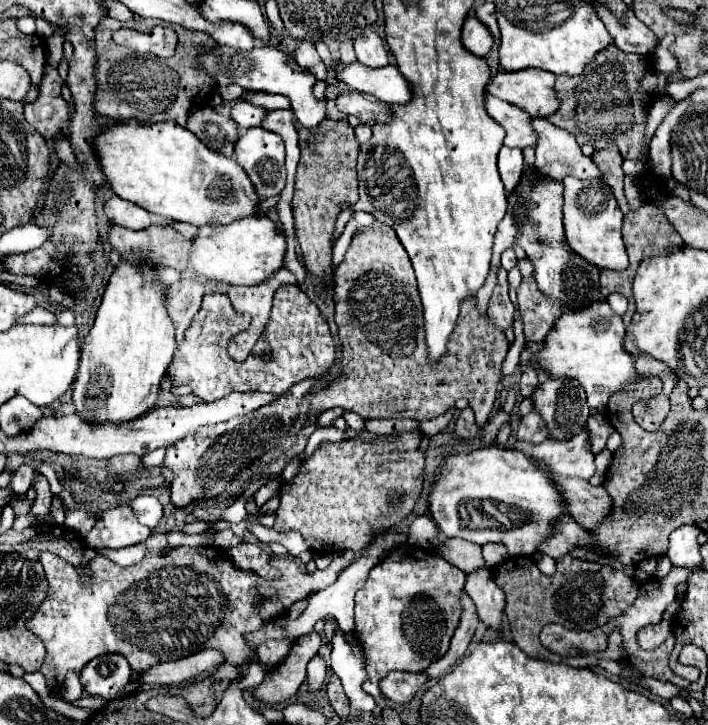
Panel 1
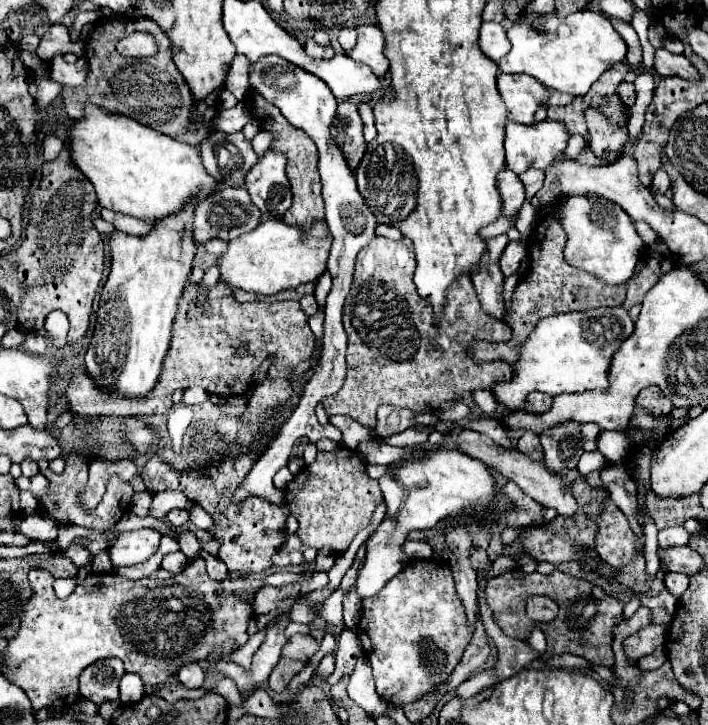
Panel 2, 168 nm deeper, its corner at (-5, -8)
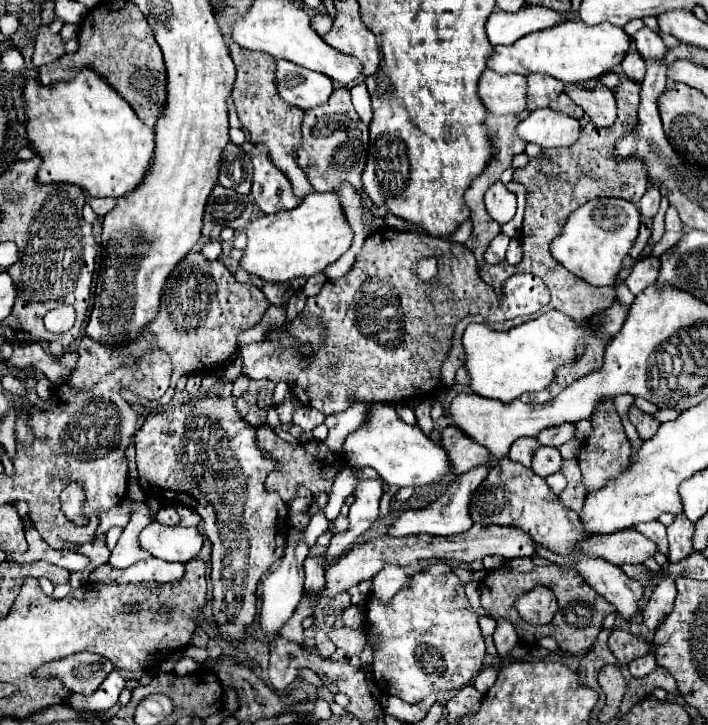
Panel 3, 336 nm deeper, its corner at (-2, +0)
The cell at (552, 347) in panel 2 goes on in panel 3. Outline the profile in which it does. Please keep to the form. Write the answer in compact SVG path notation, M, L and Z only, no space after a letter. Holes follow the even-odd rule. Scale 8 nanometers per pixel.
M615 301L611 307L589 317L587 323L577 323L557 309L549 309L539 317L513 327L509 331L493 331L485 323L471 323L463 333L463 347L467 353L467 371L471 377L471 389L489 399L511 403L523 393L543 391L555 381L555 371L577 359L579 347L587 345L593 335L601 341L609 341L621 331L627 319L627 307Z

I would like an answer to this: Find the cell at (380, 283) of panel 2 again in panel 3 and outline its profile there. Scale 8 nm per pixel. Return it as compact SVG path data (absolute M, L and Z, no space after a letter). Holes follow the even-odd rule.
M383 227L379 229L377 233L369 235L363 243L363 249L361 253L357 255L357 261L351 269L351 273L347 273L345 277L341 279L331 279L323 285L321 293L315 295L315 297L309 297L307 299L307 305L303 309L303 313L289 325L289 331L299 339L297 345L291 345L289 349L273 349L269 343L249 343L249 345L243 345L241 351L243 351L243 375L251 377L251 379L269 379L269 381L287 381L291 387L293 387L293 393L309 407L315 407L319 409L321 413L325 415L333 415L333 413L339 413L339 411L345 411L347 407L351 407L353 403L357 401L365 401L365 403L401 403L401 401L409 401L409 399L423 399L423 397L431 397L439 391L441 387L441 367L445 363L445 357L449 355L449 349L451 349L451 337L453 337L453 329L457 325L459 319L467 317L467 315L481 315L485 321L489 323L503 323L507 319L513 319L513 317L519 317L519 315L535 315L539 311L543 311L549 303L549 291L545 289L545 283L539 279L539 277L533 277L533 275L513 275L509 277L507 281L507 287L505 287L505 299L499 301L493 287L489 287L481 277L479 277L479 271L477 271L477 261L473 257L473 253L463 245L463 243L455 243L455 241L445 241L445 239L435 239L435 237L429 237L429 235L423 235L423 233L415 233L415 231L397 231L397 229L389 229L389 227ZM429 255L435 255L439 259L439 279L433 279L429 283L423 283L423 281L417 281L417 277L413 277L413 271L411 267L417 263L417 259L421 257L429 257ZM303 343L311 343L313 347L313 363L309 365L309 369L299 369L299 347ZM333 353L339 361L339 369L333 371L331 375L331 369L329 369L329 359L327 355Z

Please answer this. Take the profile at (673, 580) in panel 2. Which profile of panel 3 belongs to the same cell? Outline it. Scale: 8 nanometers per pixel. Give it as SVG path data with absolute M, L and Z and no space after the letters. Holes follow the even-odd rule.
M659 553L655 557L655 561L661 565L663 573L659 577L659 585L653 591L653 597L649 601L649 609L645 609L643 613L643 621L649 627L649 631L655 631L655 627L661 623L661 617L665 617L665 613L669 613L669 609L673 609L673 601L677 595L677 585L673 581L673 577L667 573L667 557L663 553Z

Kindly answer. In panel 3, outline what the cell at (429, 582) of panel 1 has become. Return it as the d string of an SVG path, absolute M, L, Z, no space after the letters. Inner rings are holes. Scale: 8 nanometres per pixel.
M445 563L427 565L423 571L413 573L405 587L399 589L387 603L383 603L377 595L371 595L365 603L365 611L367 629L373 631L373 641L377 645L373 651L371 673L383 695L397 695L407 703L419 703L433 691L463 687L483 667L485 641L477 625L477 613L469 605L465 585Z

